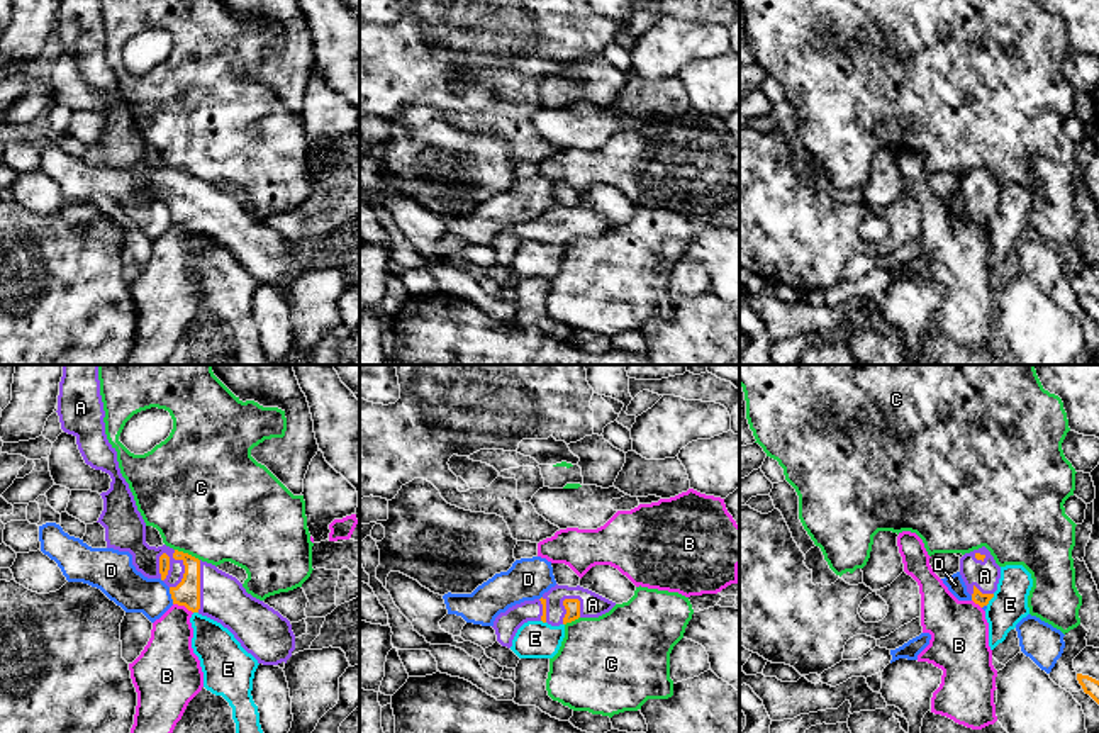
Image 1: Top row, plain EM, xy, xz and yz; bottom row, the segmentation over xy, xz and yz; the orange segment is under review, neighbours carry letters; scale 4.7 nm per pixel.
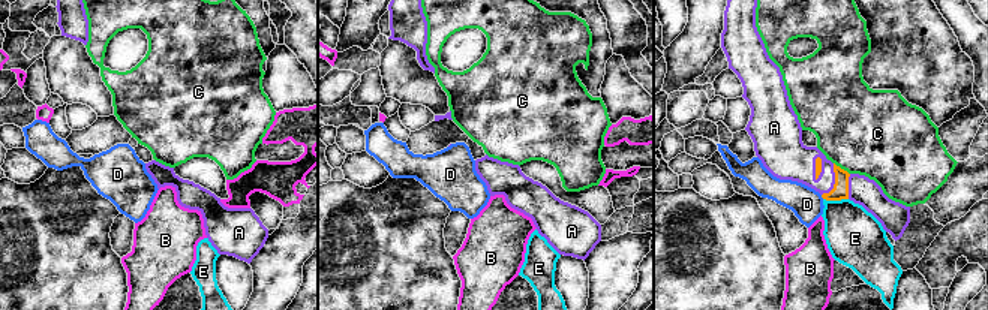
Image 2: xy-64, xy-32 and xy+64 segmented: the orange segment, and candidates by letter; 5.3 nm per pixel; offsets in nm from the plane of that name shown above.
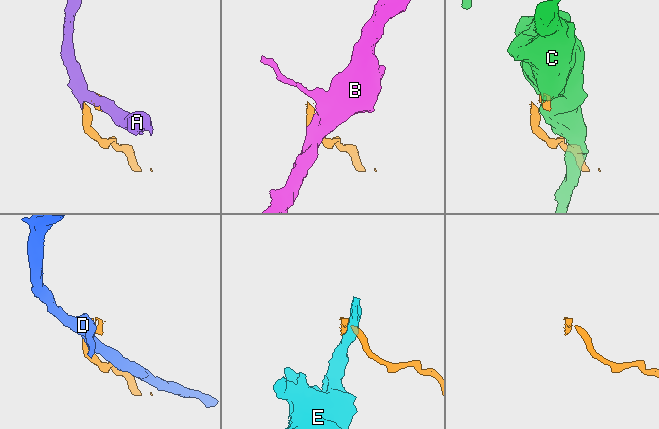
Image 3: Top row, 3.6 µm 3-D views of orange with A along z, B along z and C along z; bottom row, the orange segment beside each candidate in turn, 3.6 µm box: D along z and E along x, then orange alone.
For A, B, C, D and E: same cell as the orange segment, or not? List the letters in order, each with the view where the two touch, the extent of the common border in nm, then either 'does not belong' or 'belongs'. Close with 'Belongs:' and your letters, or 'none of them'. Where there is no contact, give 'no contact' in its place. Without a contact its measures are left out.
A: xy | 190 nm | belongs
B: xy | 110 nm | does not belong
C: xy | 130 nm | does not belong
D: xy | 80 nm | does not belong
E: yz | 70 nm | does not belong
Belongs: A

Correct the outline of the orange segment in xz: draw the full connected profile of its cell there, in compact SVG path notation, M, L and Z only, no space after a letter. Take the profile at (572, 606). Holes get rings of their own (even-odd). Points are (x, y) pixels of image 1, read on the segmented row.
M555 585L541 599L524 601L500 613L494 621L497 641L510 648L517 629L527 621L543 621L551 626L572 623L578 618L599 618L616 602L580 585Z

